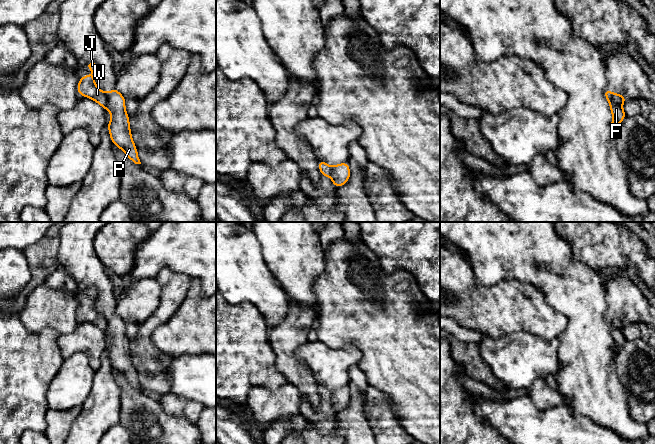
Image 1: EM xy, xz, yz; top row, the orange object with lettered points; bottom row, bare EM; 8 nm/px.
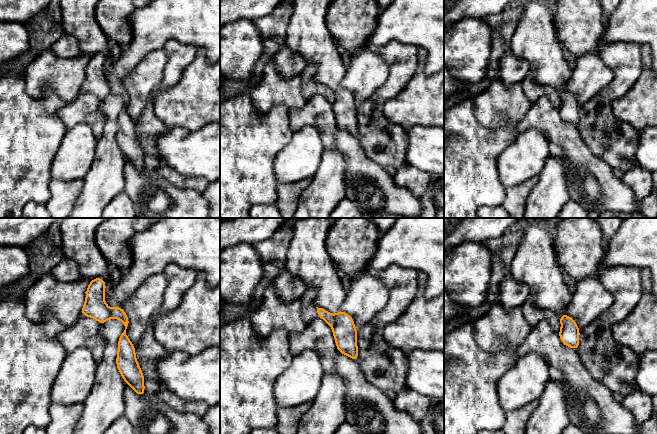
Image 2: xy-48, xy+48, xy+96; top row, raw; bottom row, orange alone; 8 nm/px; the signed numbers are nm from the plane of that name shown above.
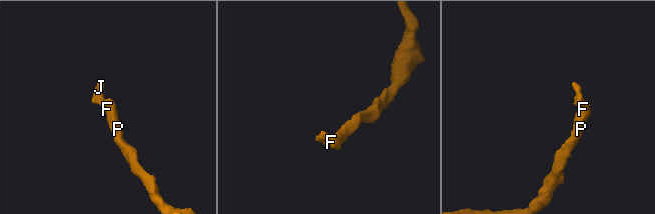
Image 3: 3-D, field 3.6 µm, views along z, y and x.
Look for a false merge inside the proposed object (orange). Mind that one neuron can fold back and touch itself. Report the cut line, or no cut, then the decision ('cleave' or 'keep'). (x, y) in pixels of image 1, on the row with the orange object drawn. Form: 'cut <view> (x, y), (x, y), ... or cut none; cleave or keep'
cut xy (106, 94), (105, 107); cleave

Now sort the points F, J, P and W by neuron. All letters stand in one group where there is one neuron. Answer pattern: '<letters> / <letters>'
F P / J W

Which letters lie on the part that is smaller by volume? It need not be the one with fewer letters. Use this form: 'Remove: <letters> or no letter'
Remove: J, W

